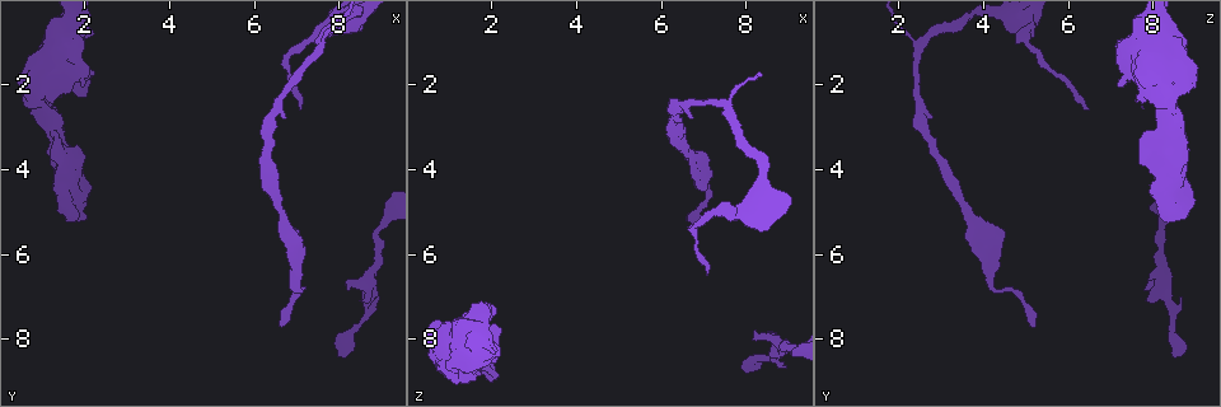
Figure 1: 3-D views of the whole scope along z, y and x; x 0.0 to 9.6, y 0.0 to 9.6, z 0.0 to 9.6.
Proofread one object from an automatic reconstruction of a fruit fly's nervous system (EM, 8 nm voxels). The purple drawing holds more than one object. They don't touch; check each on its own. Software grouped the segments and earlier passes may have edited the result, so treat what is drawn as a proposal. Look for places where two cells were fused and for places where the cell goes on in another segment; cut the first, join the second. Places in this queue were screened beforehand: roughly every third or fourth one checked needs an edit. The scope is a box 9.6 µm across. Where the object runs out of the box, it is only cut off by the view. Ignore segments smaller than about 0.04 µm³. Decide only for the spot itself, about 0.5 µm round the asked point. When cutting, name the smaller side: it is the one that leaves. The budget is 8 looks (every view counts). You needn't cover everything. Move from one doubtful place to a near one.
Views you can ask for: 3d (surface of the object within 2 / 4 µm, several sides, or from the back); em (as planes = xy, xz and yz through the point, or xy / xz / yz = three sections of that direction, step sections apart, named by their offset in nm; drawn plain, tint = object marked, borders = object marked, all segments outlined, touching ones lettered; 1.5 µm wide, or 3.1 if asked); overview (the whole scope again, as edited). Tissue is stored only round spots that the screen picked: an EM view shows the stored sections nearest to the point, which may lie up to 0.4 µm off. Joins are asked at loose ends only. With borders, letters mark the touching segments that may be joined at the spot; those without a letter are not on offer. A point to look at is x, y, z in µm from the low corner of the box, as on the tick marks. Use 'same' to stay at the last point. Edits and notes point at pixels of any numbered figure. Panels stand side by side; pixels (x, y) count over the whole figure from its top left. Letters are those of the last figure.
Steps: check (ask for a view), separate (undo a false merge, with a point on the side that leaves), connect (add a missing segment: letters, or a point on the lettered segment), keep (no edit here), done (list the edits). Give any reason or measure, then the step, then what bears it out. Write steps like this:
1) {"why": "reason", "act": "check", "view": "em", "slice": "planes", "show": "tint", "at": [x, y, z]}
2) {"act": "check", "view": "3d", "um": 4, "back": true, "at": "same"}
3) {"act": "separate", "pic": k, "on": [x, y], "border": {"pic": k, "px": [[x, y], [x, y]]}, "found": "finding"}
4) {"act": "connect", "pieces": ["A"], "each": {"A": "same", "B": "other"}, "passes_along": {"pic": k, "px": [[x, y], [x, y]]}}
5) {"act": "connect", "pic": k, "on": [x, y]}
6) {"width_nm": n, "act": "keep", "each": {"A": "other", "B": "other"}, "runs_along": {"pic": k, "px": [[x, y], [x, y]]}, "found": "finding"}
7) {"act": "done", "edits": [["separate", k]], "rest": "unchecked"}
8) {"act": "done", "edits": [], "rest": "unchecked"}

{"act": "check", "view": "em", "slice": "planes", "show": "plain", "at": [8.00, 8.40, 8.55]}

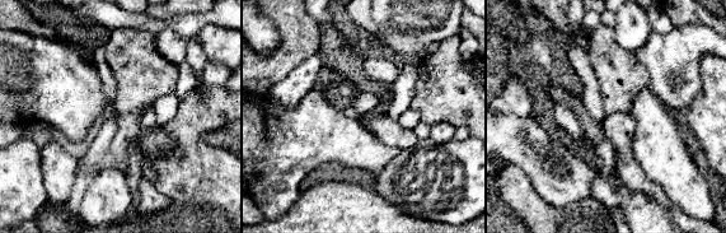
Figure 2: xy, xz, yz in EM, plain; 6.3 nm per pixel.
{"why": "see the neighbours", "act": "check", "view": "em", "slice": "planes", "show": "borders", "at": "same"}

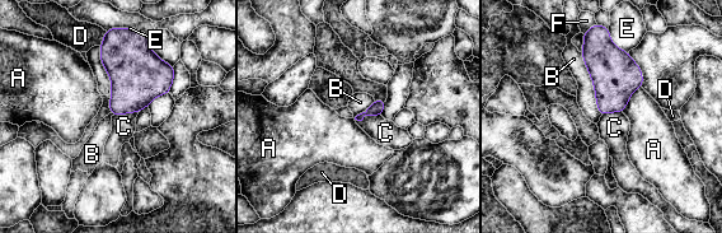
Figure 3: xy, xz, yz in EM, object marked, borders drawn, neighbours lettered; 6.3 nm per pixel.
{"act": "keep", "each": {"A": "other", "B": "other", "C": "other", "D": "other", "E": "other", "F": "other"}, "border": {"pic": 3, "px": [[581, 52], [601, 115]]}, "found": "no lettered segment goes on from it"}

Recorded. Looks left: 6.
{"why": "calibre changes", "act": "check", "view": "3d", "um": 4, "at": [6.95, 6.40, 4.15]}

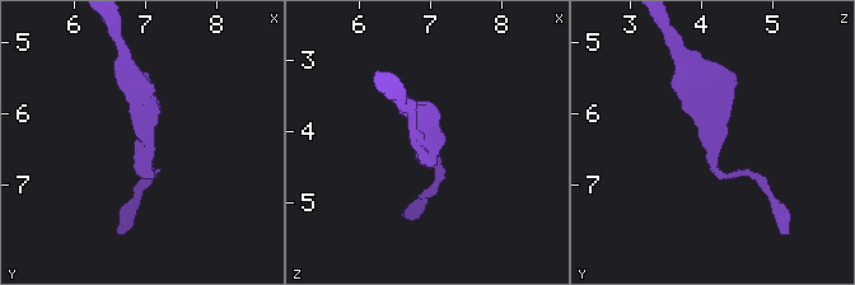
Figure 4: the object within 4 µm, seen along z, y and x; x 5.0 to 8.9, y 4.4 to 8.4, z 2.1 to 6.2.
{"why": "need the tissue", "act": "check", "view": "em", "slice": "xz", "step": 8, "show": "tint", "at": [7.00, 6.35, 4.15]}

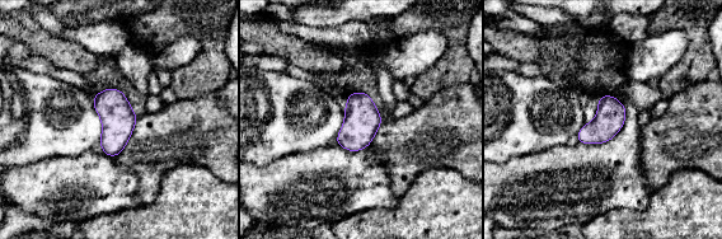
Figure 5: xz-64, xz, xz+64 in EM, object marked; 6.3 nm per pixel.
{"act": "check", "view": "em", "slice": "xz", "step": 8, "show": "borders", "at": "same"}

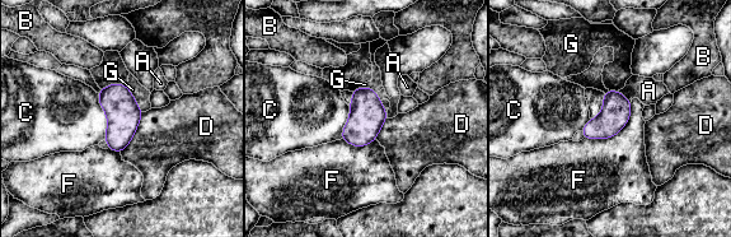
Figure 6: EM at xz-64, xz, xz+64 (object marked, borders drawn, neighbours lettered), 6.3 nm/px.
{"width_nm": 180, "act": "keep", "each": {"A": "other", "B": "other", "C": "other", "D": "other", "F": "other", "G": "other"}, "border": {"pic": 6, "px": [[97, 93], [107, 120], [106, 139]]}, "found": "continuous, no second cell"}

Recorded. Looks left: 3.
{"why": "an open end", "act": "check", "view": "em", "slice": "planes", "show": "borders", "at": [2.00, 2.00, 7.15]}

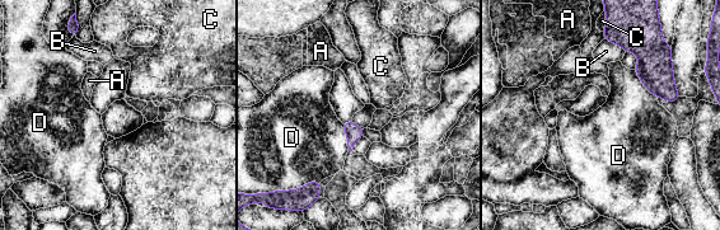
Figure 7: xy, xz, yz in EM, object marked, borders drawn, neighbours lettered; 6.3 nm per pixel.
{"act": "keep", "each": {"A": "other", "B": "other", "C": "other", "D": "other"}, "found": "no lettered segment goes on from it"}

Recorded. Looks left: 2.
{"act": "done", "edits": [], "rest": "unchecked"}

